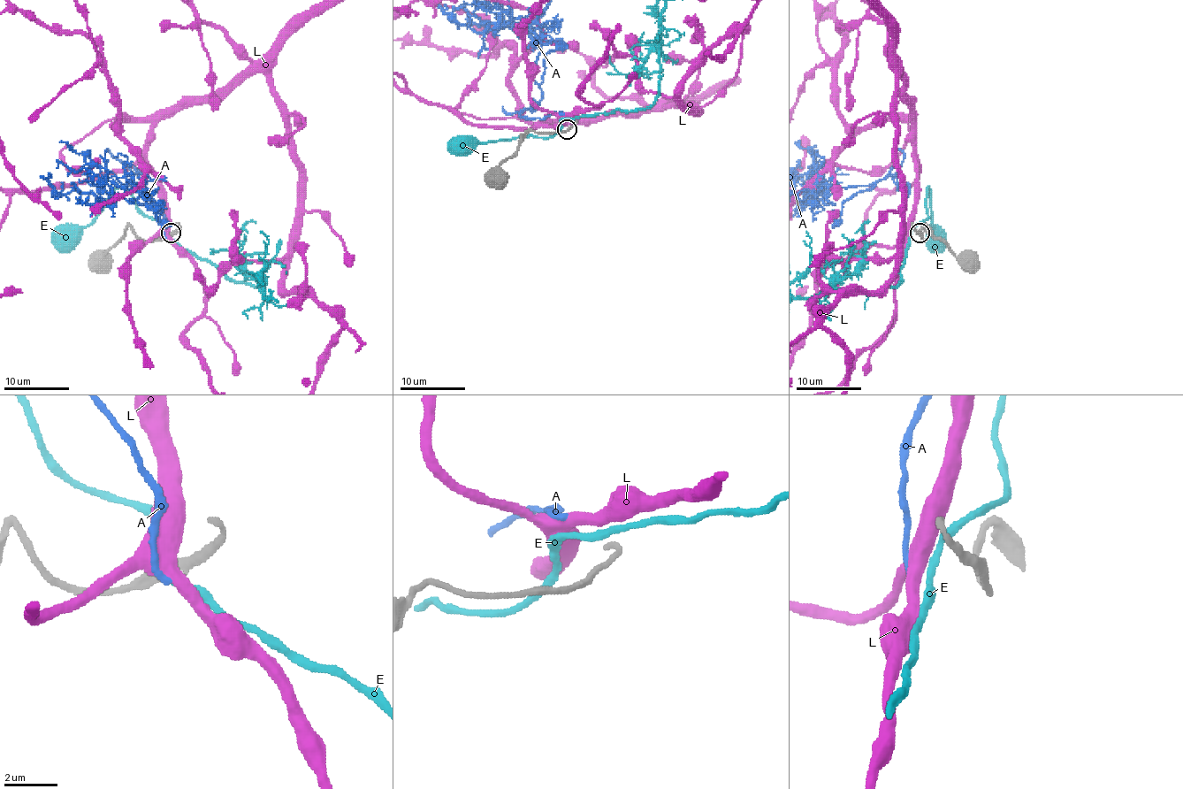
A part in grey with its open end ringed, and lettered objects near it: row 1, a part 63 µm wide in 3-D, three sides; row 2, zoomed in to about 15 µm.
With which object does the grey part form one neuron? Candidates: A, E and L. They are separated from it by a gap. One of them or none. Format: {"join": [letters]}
{"join": []}

